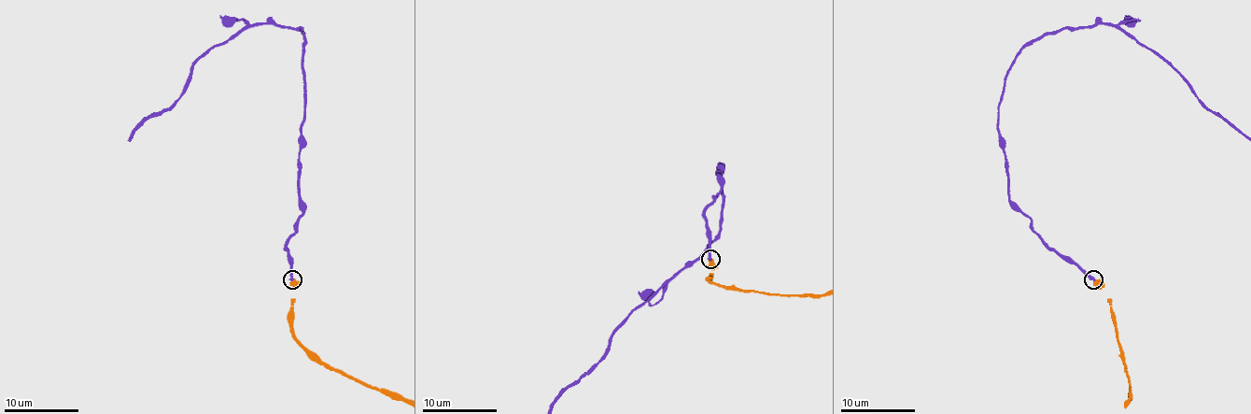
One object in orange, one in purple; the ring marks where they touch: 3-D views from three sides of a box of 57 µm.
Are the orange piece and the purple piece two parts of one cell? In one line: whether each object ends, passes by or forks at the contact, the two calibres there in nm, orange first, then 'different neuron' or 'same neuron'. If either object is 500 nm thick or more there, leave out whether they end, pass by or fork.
calibres 550 and 320 nm; same neuron

